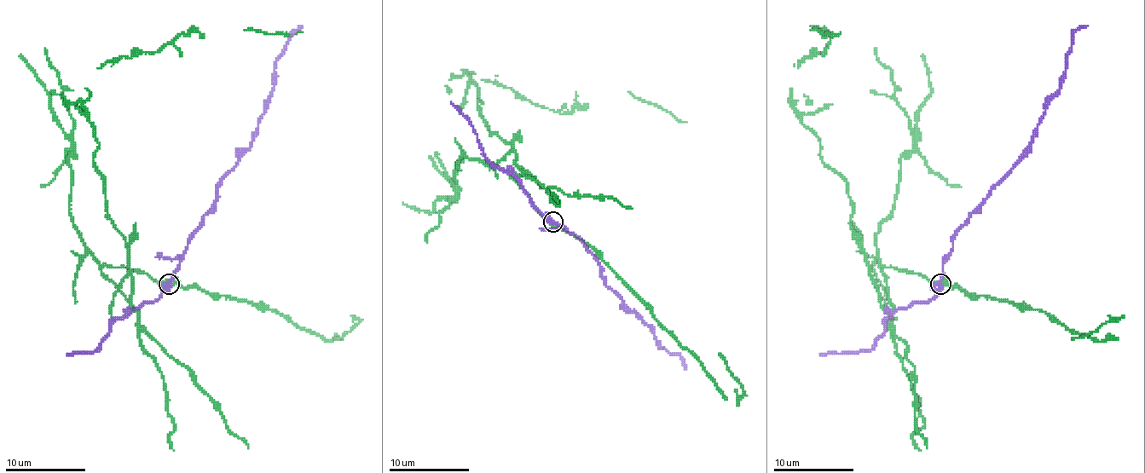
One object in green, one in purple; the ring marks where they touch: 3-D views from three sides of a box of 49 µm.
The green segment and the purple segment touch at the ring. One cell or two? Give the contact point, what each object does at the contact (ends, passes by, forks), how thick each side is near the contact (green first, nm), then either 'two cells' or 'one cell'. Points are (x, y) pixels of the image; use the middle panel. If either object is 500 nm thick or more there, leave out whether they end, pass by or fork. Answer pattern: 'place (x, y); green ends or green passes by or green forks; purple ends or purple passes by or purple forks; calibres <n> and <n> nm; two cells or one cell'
place (553, 222); green passes by; purple passes by; calibres 480 and 380 nm; two cells

